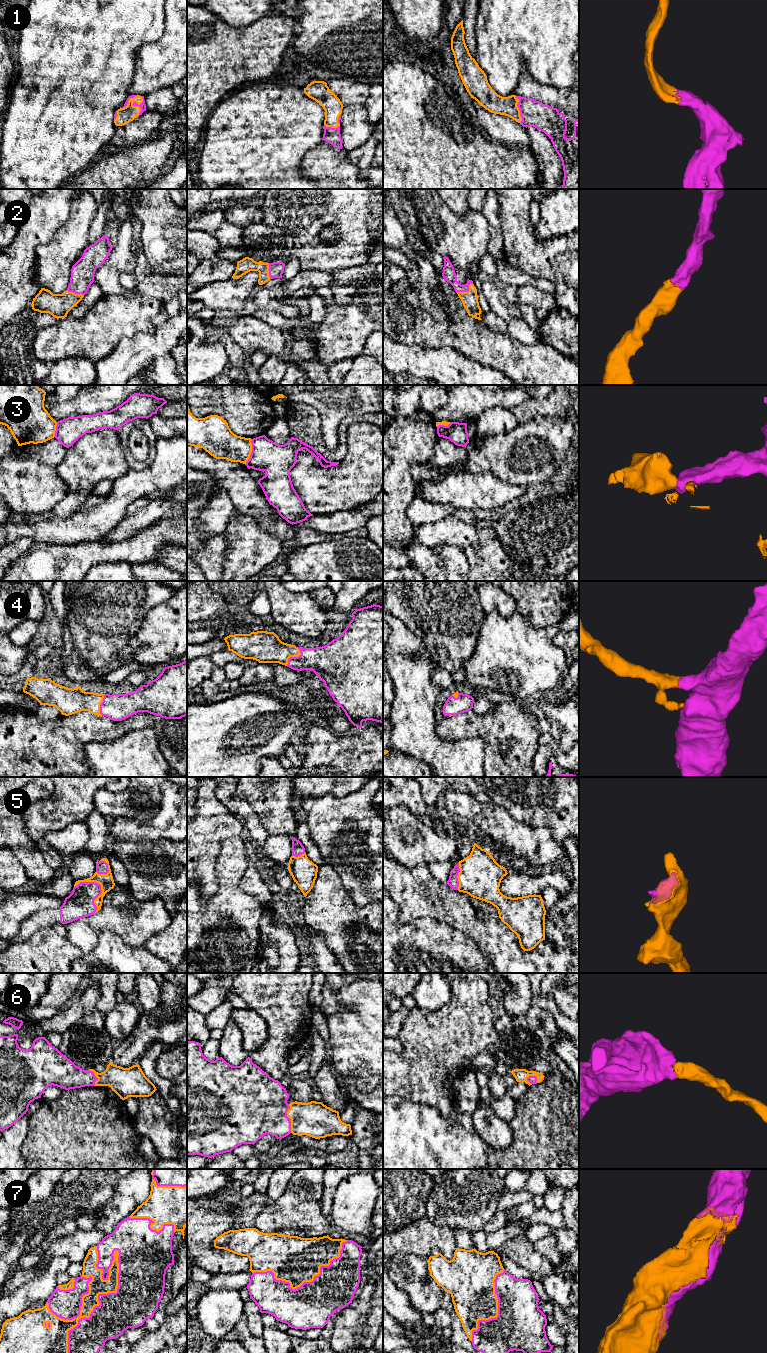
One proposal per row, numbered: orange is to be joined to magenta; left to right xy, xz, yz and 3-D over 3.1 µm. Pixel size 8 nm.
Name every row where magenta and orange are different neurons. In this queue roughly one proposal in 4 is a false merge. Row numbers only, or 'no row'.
3

